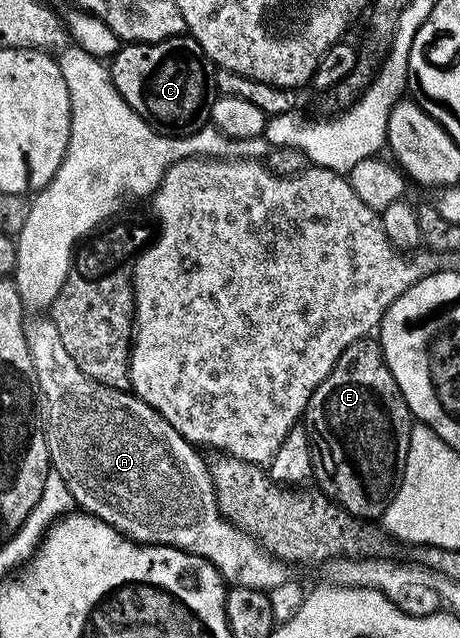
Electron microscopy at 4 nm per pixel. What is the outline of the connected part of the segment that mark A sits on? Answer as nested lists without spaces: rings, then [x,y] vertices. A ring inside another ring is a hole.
[[[52,318],[30,319],[25,333],[27,334],[27,350],[31,350],[31,362],[35,366],[35,374],[37,375],[37,395],[41,402],[41,411],[45,422],[45,441],[47,442],[49,462],[52,471],[57,472],[59,478],[63,478],[63,482],[67,482],[67,490],[71,490],[74,505],[80,511],[107,522],[115,530],[128,536],[130,540],[136,540],[138,544],[162,544],[201,556],[207,562],[211,562],[211,566],[215,566],[217,573],[229,586],[253,587],[255,590],[268,593],[269,589],[280,586],[283,582],[291,579],[290,565],[286,564],[284,560],[277,560],[271,553],[264,551],[253,537],[248,536],[243,529],[236,528],[219,510],[217,491],[213,488],[213,479],[209,477],[207,460],[200,456],[202,453],[194,445],[183,438],[183,434],[179,434],[179,430],[175,430],[175,426],[171,426],[171,422],[167,422],[167,418],[163,418],[155,409],[147,406],[147,402],[143,402],[138,396],[133,395],[132,391],[108,388],[87,378],[87,374],[83,374],[83,370],[79,370],[79,366],[75,366],[75,362],[71,362],[71,354],[67,354],[63,342],[59,339],[59,330],[55,330],[55,322]]]

